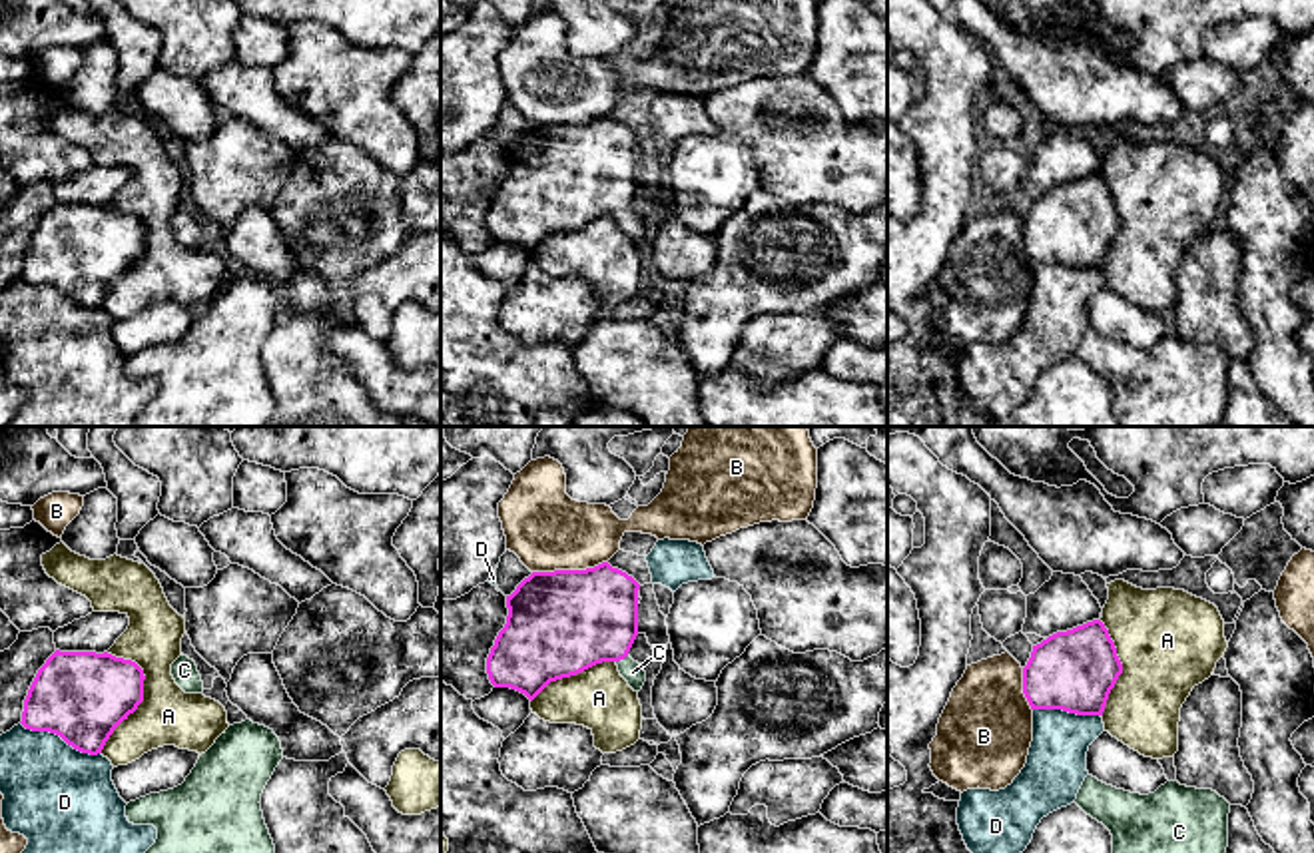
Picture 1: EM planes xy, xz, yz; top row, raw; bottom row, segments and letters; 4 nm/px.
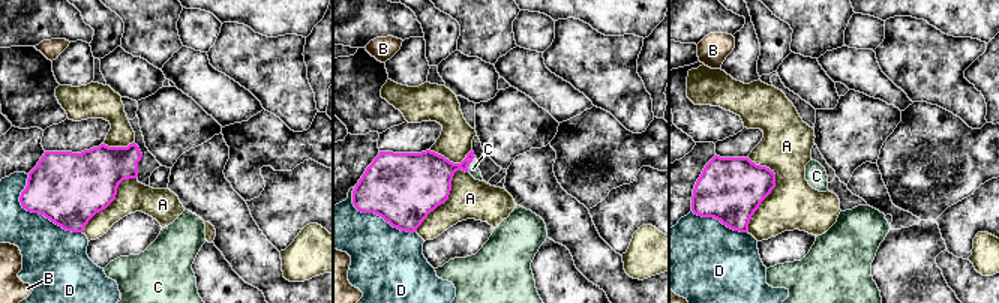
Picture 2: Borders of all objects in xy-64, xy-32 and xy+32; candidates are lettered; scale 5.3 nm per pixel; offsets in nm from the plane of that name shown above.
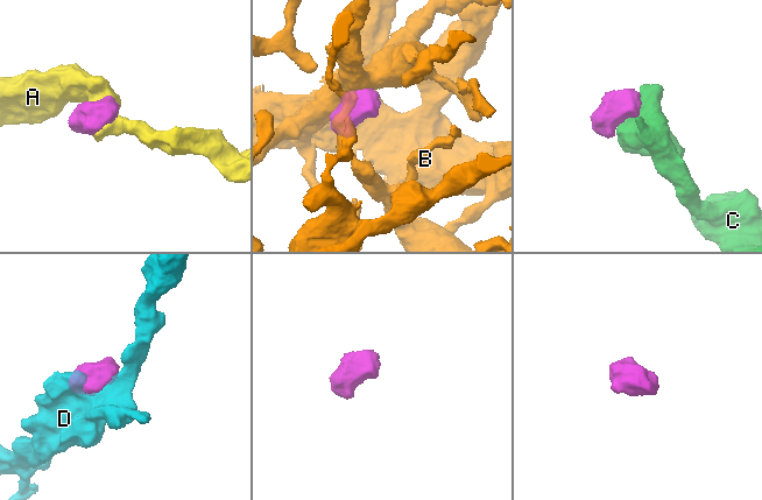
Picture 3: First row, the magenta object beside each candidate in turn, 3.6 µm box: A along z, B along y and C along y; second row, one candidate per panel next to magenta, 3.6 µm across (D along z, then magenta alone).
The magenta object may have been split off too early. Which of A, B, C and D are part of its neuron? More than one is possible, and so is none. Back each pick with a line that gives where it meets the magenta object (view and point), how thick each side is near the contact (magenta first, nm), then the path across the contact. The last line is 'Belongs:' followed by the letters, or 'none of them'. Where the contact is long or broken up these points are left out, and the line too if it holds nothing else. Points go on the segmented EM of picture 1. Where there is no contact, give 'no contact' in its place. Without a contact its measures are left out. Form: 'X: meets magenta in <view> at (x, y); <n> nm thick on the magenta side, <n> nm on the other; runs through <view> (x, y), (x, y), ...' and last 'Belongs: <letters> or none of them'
C: meets magenta in xz at (621, 658); 400 nm thick on the magenta side, 90 nm on the other; runs through xz (573, 620), (621, 658), (633, 672)
Belongs: C

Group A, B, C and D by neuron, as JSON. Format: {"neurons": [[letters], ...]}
{"neurons": [["A"], ["B"], ["C"], ["D"]]}

